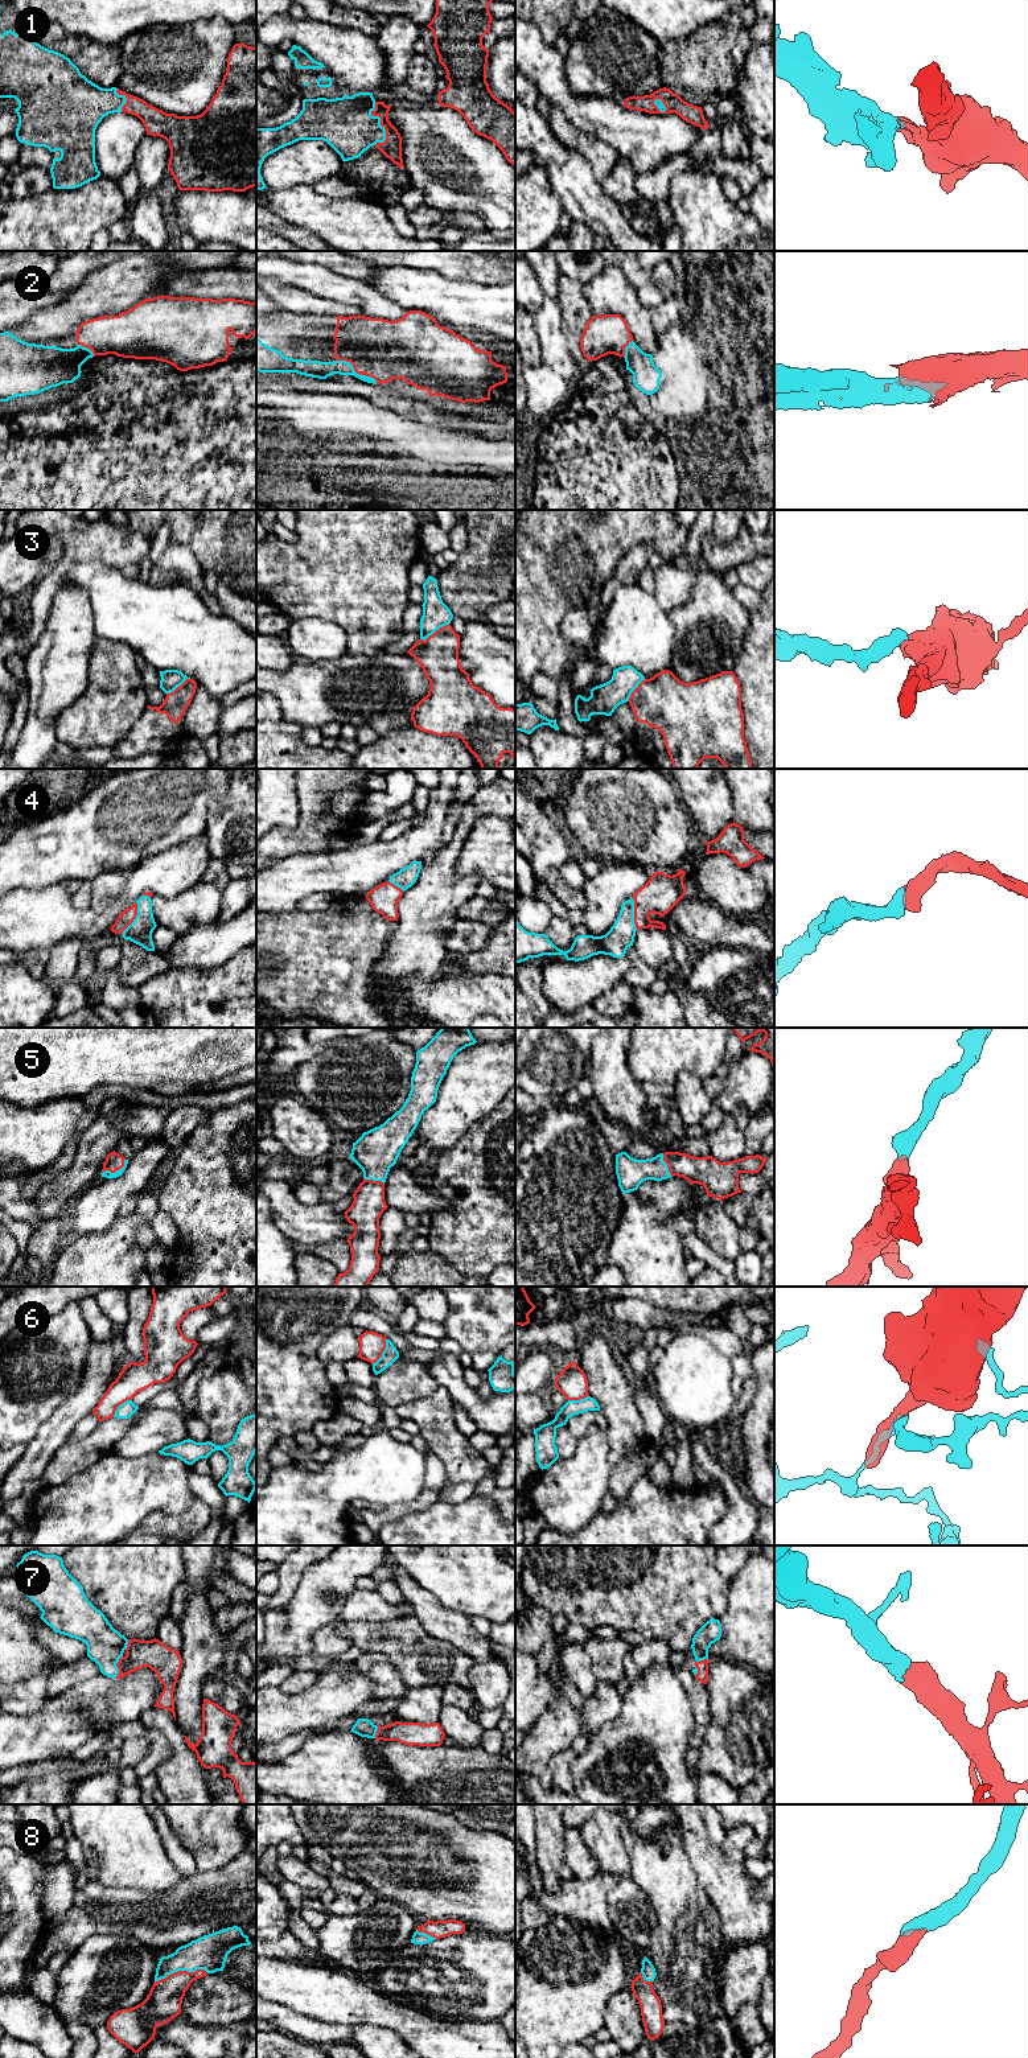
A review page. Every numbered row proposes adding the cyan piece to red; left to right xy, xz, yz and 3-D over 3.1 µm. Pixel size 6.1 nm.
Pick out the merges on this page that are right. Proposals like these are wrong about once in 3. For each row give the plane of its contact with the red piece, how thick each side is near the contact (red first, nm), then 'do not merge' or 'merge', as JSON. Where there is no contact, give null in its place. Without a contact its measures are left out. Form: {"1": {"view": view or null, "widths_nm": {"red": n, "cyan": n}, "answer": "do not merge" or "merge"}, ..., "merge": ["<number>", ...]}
{"1": {"view": "xz", "widths_nm": {"red": 120, "cyan": 320}, "answer": "merge"}, "2": {"view": "xz", "widths_nm": {"red": 360, "cyan": 110}, "answer": "merge"}, "3": {"view": "xz", "widths_nm": {"red": 240, "cyan": 160}, "answer": "do not merge"}, "4": {"view": "xy", "widths_nm": {"red": 90, "cyan": 150}, "answer": "merge"}, "5": {"view": "xy", "widths_nm": {"red": 110, "cyan": 50}, "answer": "merge"}, "6": {"view": "xz", "widths_nm": {"red": 160, "cyan": 90}, "answer": "do not merge"}, "7": {"view": "xy", "widths_nm": {"red": 170, "cyan": 220}, "answer": "merge"}, "8": {"view": "xy", "widths_nm": {"red": 220, "cyan": 220}, "answer": "merge"}, "merge": ["1", "2", "4", "5", "7", "8"]}

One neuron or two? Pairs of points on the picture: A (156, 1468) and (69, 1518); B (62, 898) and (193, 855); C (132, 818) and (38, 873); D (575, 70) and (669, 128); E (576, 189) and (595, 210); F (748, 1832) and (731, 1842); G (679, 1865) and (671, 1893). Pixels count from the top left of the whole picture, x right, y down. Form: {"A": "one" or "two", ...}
{"A": "one", "B": "one", "C": "one", "D": "two", "E": "one", "F": "one", "G": "one"}

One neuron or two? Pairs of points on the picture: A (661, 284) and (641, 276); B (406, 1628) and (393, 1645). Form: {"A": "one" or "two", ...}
{"A": "two", "B": "one"}

